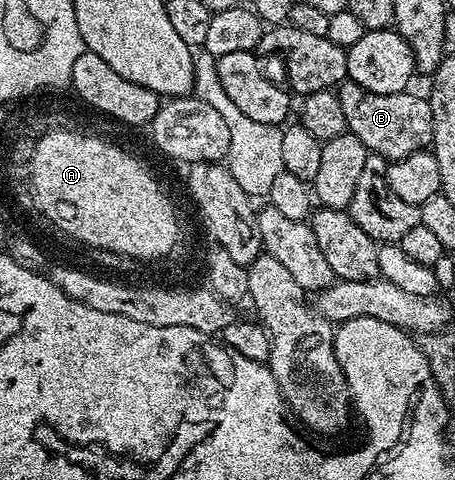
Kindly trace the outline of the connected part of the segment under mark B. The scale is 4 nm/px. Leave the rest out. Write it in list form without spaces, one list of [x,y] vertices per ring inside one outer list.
[[[347,79],[339,85],[338,95],[342,102],[342,114],[346,114],[346,126],[362,146],[366,146],[373,156],[381,156],[389,162],[406,158],[406,154],[425,151],[431,145],[434,130],[434,114],[423,95],[415,96],[412,90],[405,90],[398,94],[374,94],[352,80]]]

